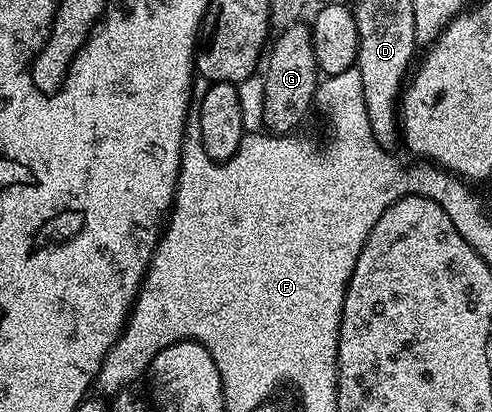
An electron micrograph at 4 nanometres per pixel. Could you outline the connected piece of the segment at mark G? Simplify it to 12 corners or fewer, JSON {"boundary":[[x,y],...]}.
{"boundary":[[310,28],[283,30],[266,57],[264,127],[291,134],[320,79]]}

